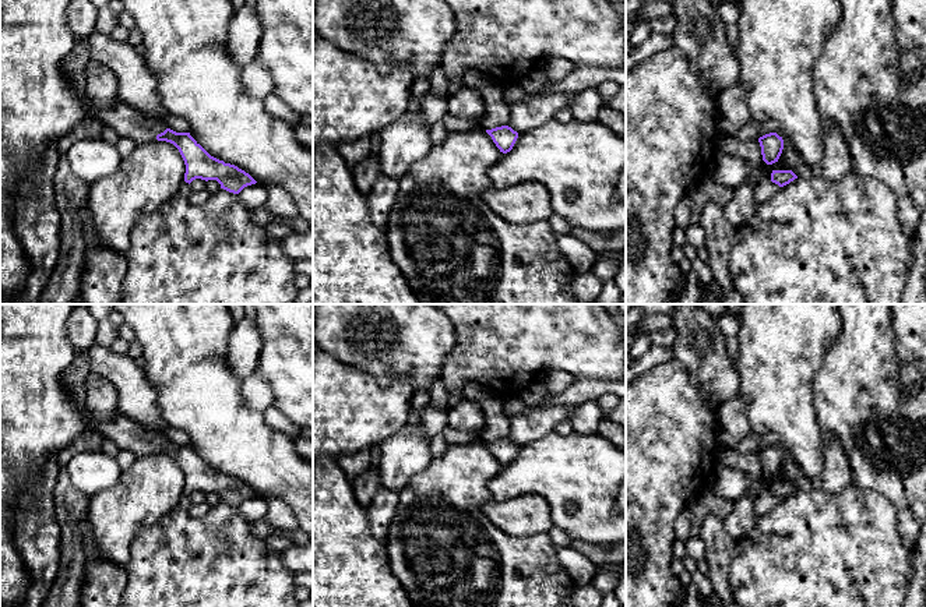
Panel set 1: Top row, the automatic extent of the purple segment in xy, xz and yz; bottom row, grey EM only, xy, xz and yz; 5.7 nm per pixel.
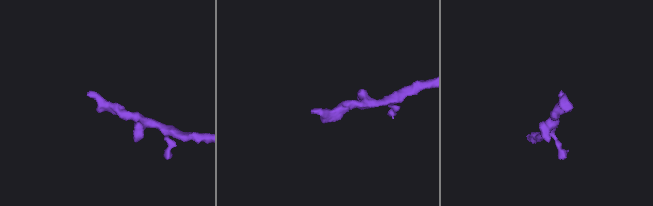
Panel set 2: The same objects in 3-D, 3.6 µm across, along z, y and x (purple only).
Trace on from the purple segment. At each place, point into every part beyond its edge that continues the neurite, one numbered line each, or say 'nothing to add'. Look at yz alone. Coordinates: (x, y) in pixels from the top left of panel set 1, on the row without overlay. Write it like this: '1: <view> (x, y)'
nothing to add

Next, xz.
nothing to add

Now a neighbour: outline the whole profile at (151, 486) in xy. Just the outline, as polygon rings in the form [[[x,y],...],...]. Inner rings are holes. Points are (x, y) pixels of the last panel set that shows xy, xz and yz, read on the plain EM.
[[[166,454],[133,458],[117,484],[88,498],[88,522],[102,557],[124,568],[135,534],[179,507],[186,477]]]

